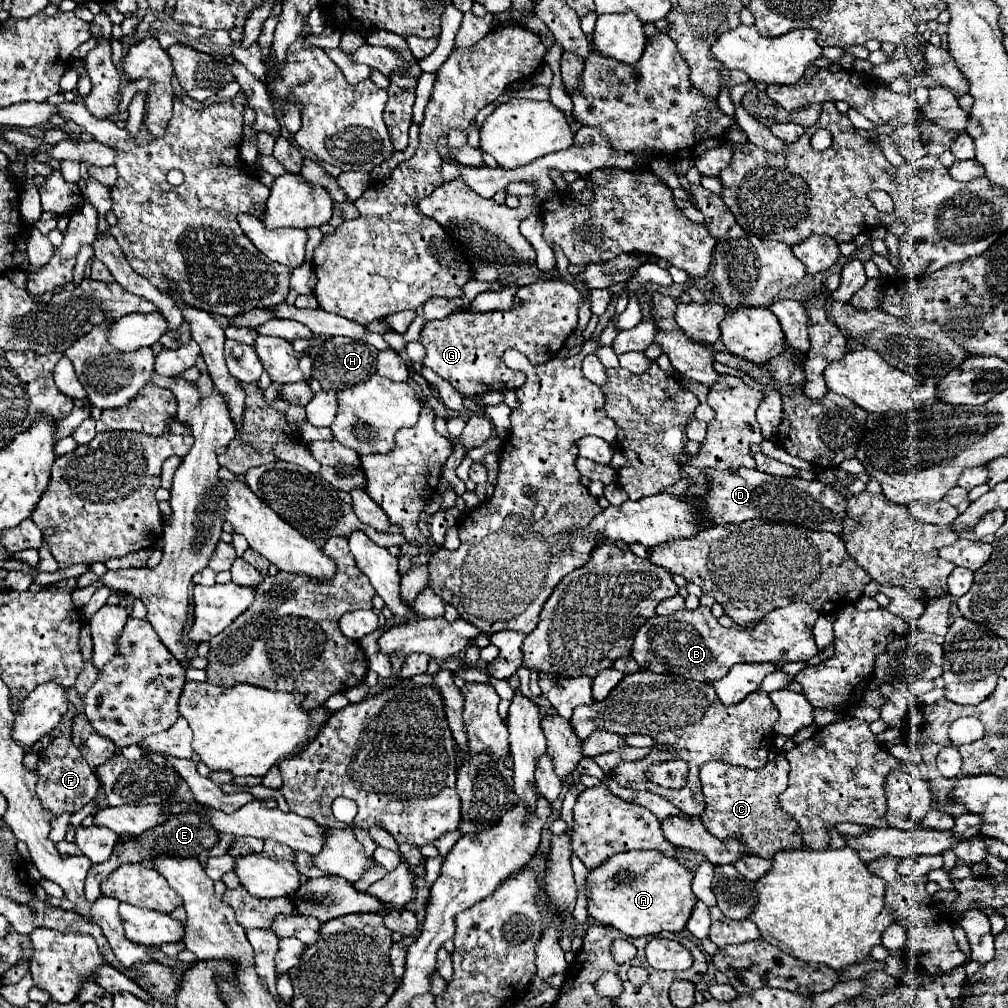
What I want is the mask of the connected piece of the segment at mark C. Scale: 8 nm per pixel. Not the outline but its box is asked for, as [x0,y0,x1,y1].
[701,752,803,858]

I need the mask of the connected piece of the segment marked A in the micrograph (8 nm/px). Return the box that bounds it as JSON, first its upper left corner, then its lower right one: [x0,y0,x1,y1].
[587,850,695,936]

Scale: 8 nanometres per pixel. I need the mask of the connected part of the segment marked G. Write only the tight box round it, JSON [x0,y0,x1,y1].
[419,278,585,396]

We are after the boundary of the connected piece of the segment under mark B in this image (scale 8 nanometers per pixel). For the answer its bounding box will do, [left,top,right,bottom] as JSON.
[631,604,819,682]

